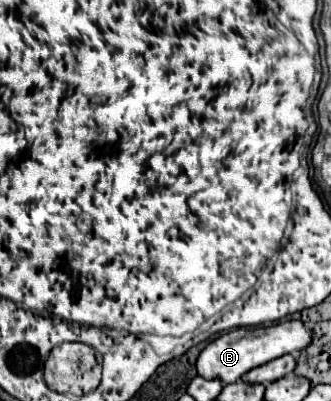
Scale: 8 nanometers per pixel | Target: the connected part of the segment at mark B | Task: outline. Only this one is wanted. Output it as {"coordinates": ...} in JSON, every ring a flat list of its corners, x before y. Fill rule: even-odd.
{"coordinates":[[285,320,271,326,257,328,237,328,215,340,211,340,197,358,197,372,205,378,221,378,225,384,241,380,241,376,269,360,275,360,283,354,303,350,305,344,313,340,313,330,303,324,303,320]]}

